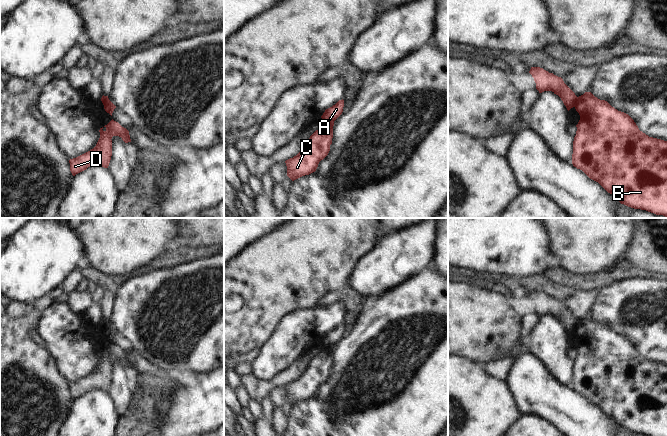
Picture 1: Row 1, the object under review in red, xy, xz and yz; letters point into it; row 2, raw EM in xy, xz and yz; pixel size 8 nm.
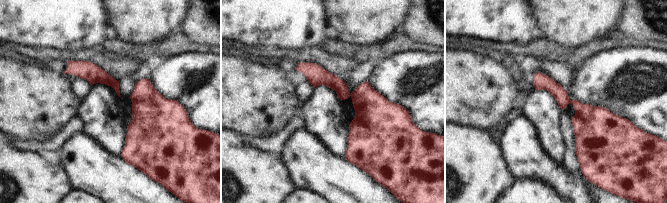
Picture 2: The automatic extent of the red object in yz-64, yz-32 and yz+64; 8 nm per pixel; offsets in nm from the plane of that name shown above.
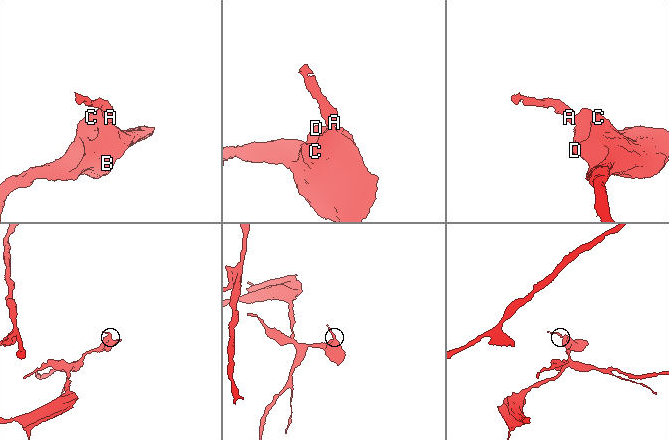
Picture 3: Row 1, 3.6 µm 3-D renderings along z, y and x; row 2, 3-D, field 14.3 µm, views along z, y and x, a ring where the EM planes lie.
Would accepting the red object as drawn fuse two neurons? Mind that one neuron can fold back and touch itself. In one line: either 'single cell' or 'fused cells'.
fused cells

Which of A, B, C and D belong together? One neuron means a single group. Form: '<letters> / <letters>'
A / B C D

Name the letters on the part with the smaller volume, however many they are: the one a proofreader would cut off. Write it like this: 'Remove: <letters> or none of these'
Remove: A

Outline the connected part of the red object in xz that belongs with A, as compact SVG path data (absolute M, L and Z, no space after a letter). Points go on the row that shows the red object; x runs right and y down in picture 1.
M339 100L335 105L325 110L321 118L325 123L334 122L343 112L344 100Z

